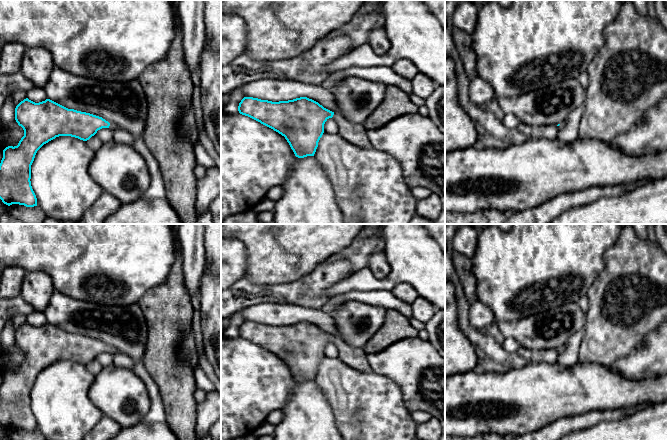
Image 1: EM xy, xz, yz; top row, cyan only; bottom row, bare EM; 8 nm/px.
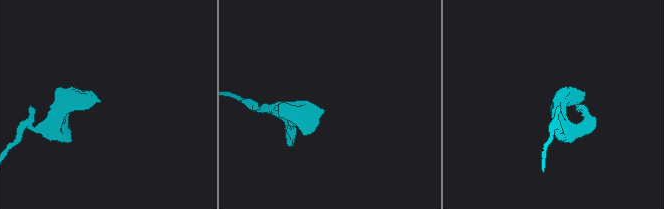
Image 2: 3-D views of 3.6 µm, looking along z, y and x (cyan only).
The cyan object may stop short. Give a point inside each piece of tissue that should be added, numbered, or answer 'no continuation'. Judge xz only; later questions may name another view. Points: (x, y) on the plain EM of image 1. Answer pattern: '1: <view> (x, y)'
1: xz (356, 358)

